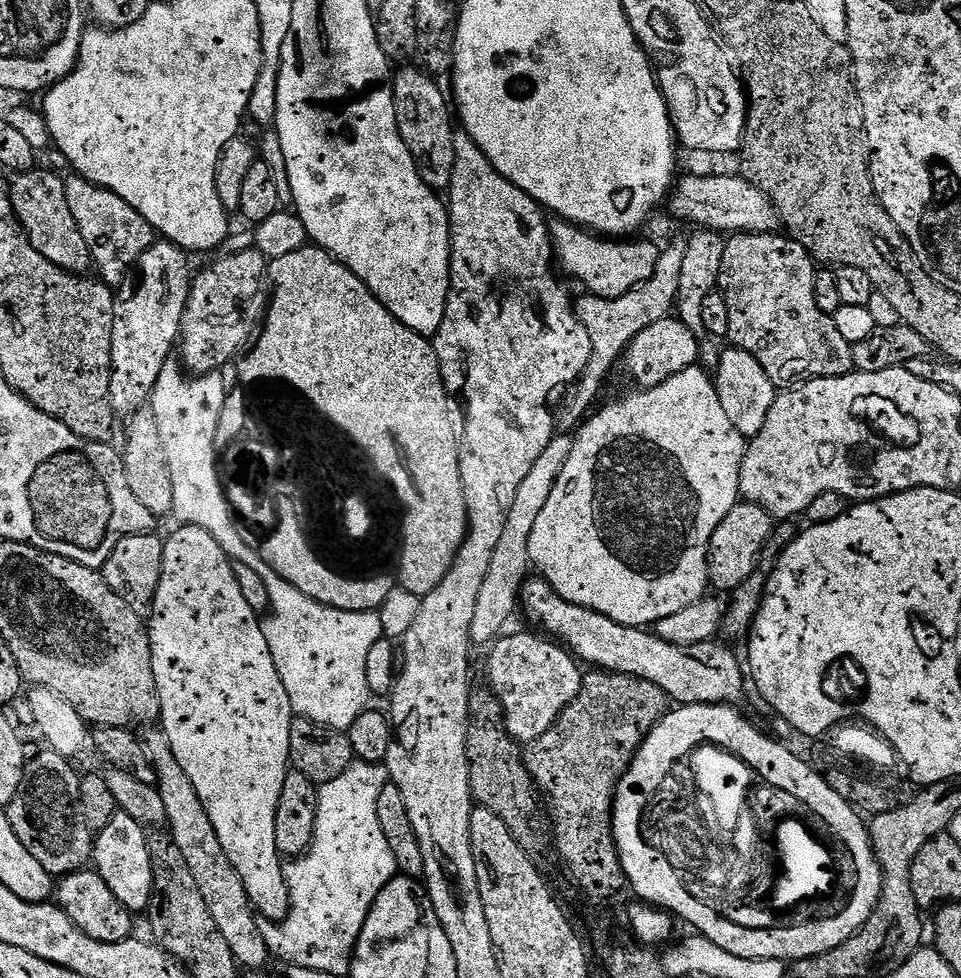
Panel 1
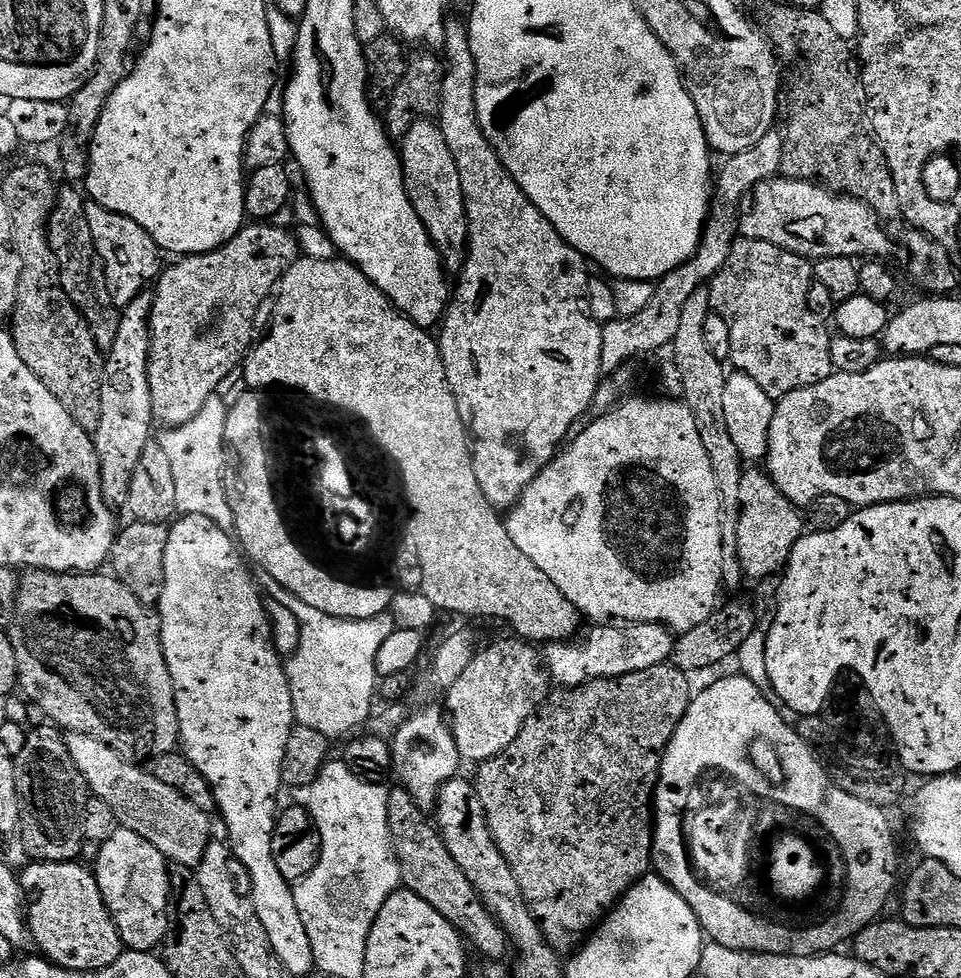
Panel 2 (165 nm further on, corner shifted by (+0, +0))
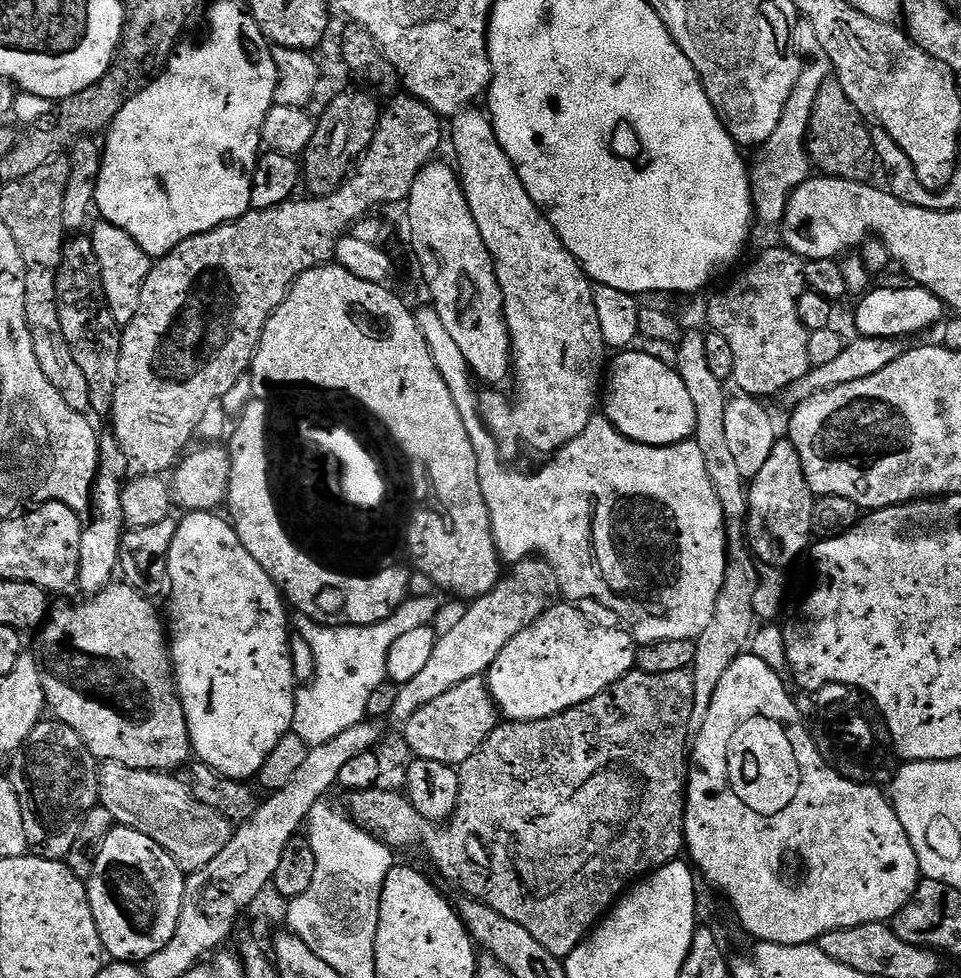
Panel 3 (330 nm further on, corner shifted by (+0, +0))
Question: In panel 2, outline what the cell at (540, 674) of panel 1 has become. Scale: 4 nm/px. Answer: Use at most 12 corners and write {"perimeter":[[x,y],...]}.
{"perimeter":[[527,640],[481,647],[448,688],[461,761],[518,738],[550,695]]}

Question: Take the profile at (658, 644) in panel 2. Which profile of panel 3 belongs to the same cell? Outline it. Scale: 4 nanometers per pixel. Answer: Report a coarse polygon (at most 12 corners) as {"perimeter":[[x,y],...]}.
{"perimeter":[[556,602],[486,683],[505,721],[562,714],[636,668],[631,631]]}

